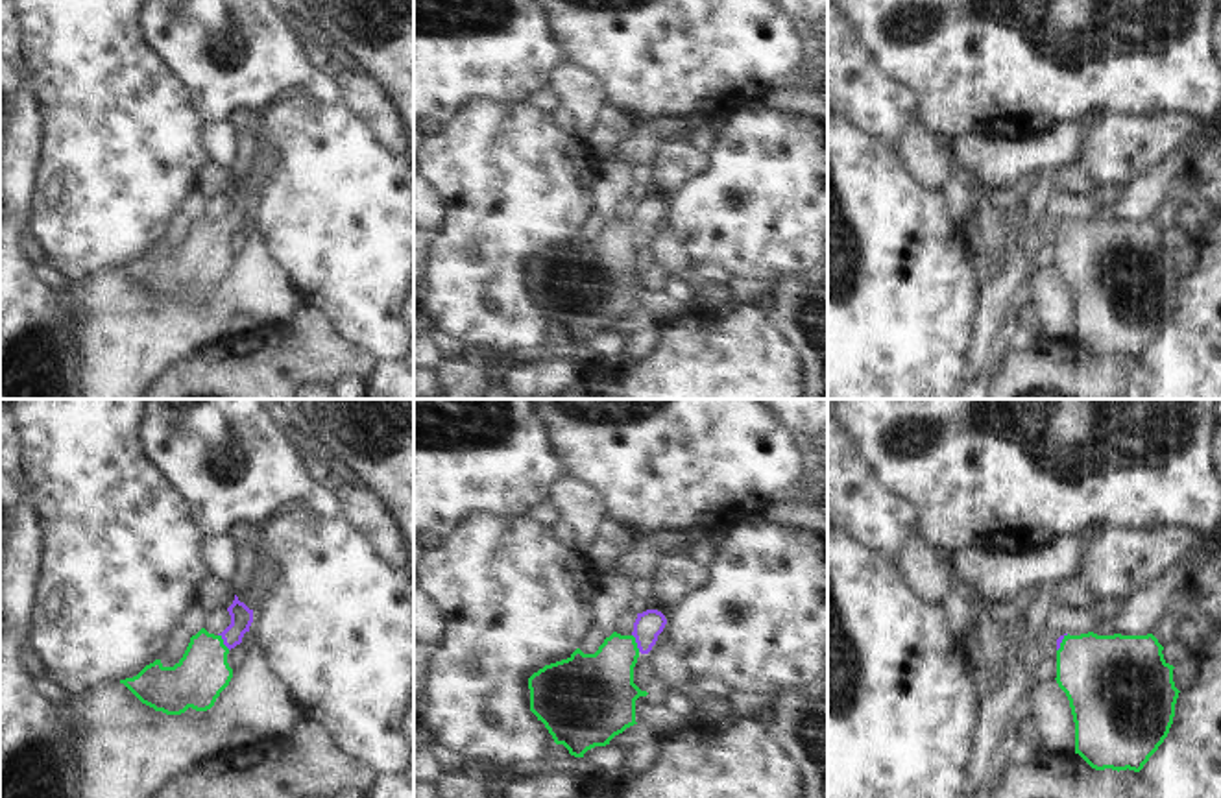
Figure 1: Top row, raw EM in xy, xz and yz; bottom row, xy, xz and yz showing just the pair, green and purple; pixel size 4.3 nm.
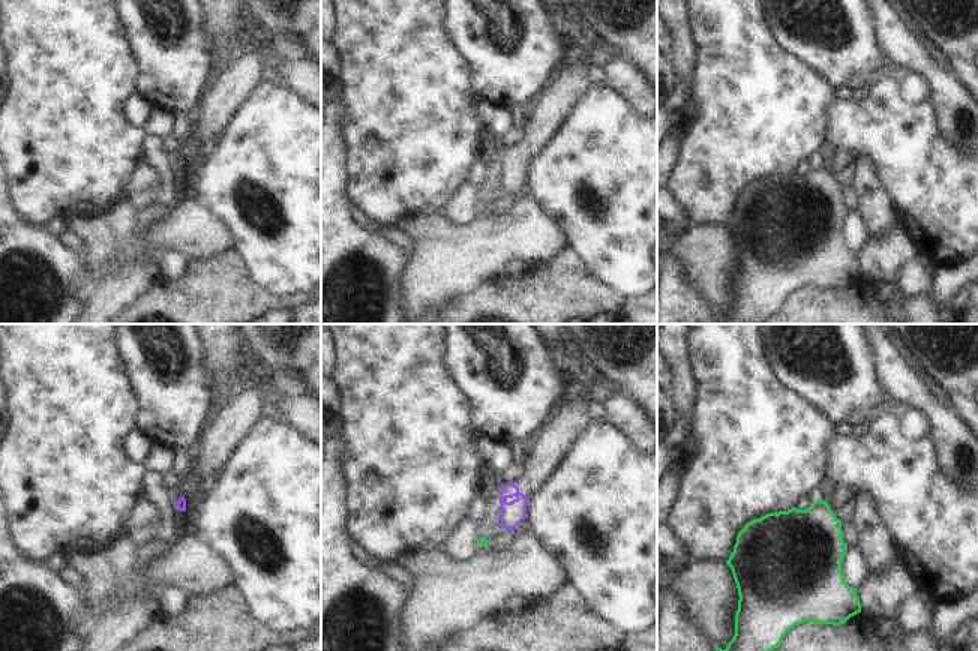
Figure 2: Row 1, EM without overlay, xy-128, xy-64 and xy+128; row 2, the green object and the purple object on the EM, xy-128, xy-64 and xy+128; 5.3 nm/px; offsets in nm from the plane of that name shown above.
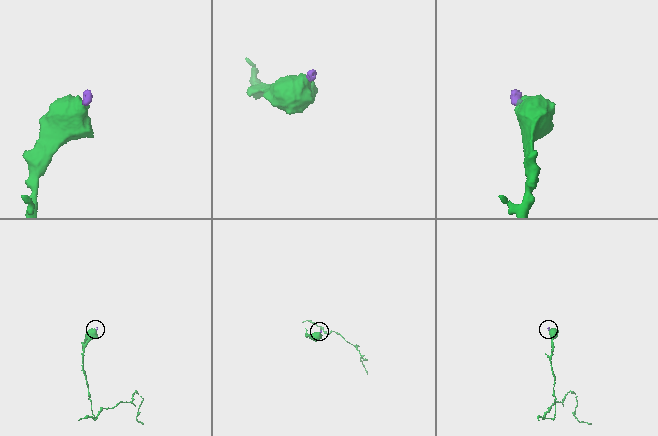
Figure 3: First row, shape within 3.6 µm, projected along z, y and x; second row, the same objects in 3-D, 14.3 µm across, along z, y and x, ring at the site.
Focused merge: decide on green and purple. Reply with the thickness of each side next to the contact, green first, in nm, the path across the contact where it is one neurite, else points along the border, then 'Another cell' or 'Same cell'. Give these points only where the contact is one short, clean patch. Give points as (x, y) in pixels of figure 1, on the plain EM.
Thickness 220 nm (green) against 100 nm. Path across: xy (202, 259), (205, 244), (222, 228), (241, 209), (241, 202). Same cell.

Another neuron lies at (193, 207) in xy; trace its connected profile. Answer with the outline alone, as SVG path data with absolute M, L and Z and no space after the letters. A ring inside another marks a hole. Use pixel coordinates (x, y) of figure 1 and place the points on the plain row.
M188 192L179 214L183 220L196 222L203 214L205 200L198 192Z

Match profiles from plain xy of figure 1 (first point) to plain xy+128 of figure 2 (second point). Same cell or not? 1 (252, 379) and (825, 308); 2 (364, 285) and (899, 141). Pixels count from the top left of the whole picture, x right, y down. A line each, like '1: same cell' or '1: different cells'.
1: same cell
2: same cell

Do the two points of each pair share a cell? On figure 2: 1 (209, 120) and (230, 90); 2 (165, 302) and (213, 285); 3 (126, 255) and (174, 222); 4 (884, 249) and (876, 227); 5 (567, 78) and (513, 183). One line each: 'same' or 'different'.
1: same
2: same
3: same
4: different
5: same

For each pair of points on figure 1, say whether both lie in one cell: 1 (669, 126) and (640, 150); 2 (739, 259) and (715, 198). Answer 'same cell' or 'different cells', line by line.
1: same cell
2: same cell

